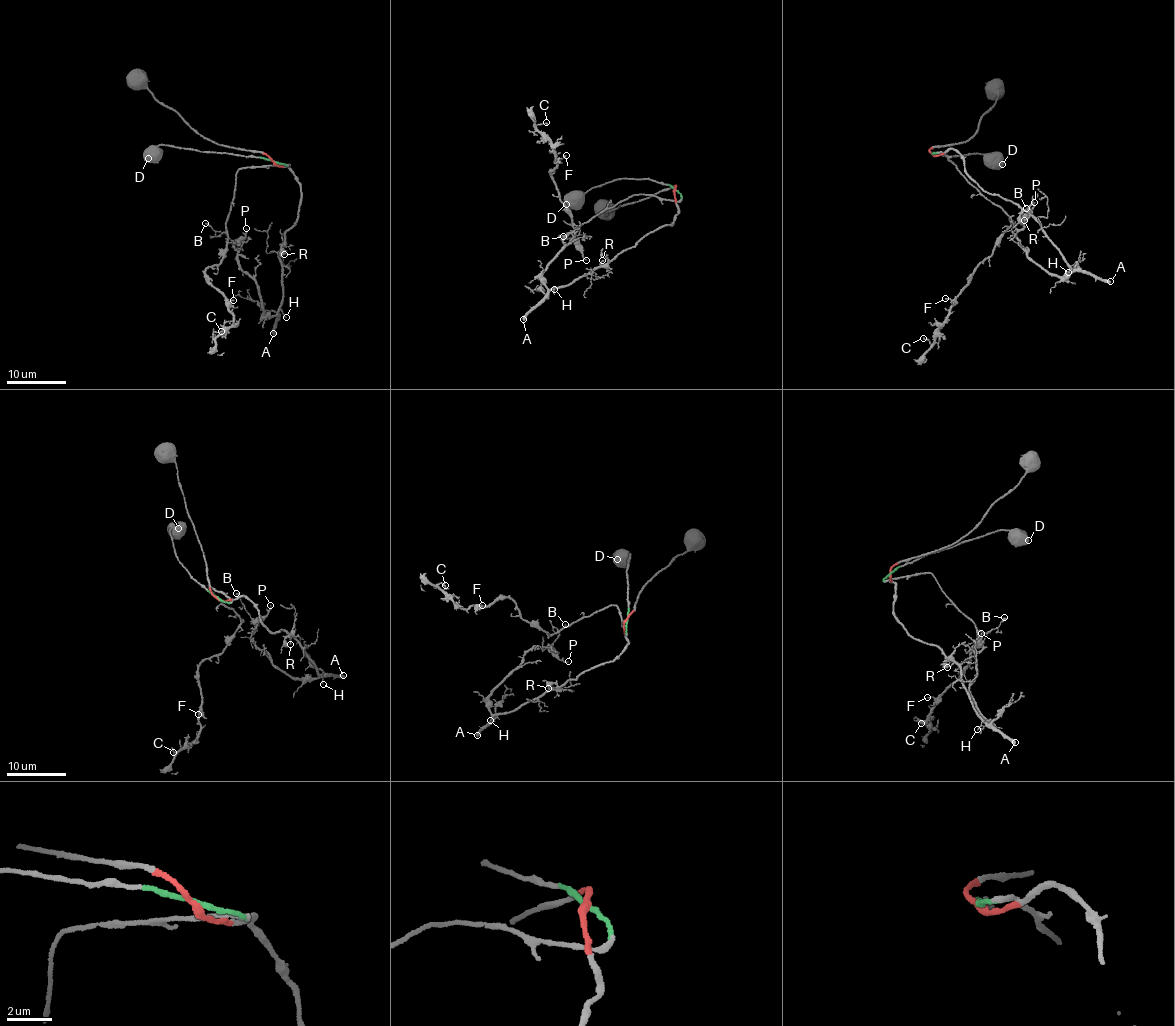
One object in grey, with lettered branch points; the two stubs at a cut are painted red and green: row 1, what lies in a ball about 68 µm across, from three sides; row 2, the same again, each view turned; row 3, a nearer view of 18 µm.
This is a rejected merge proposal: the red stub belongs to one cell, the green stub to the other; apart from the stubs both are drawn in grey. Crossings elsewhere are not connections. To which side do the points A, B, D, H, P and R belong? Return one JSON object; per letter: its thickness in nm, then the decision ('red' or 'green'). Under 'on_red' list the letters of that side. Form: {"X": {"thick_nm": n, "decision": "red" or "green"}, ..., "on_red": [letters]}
{"A": {"thick_nm": 440, "decision": "red"}, "B": {"thick_nm": 170, "decision": "red"}, "D": {"thick_nm": 950, "decision": "green"}, "H": {"thick_nm": 110, "decision": "red"}, "P": {"thick_nm": 110, "decision": "red"}, "R": {"thick_nm": 110, "decision": "red"}, "on_red": ["A", "B", "H", "P", "R"]}

